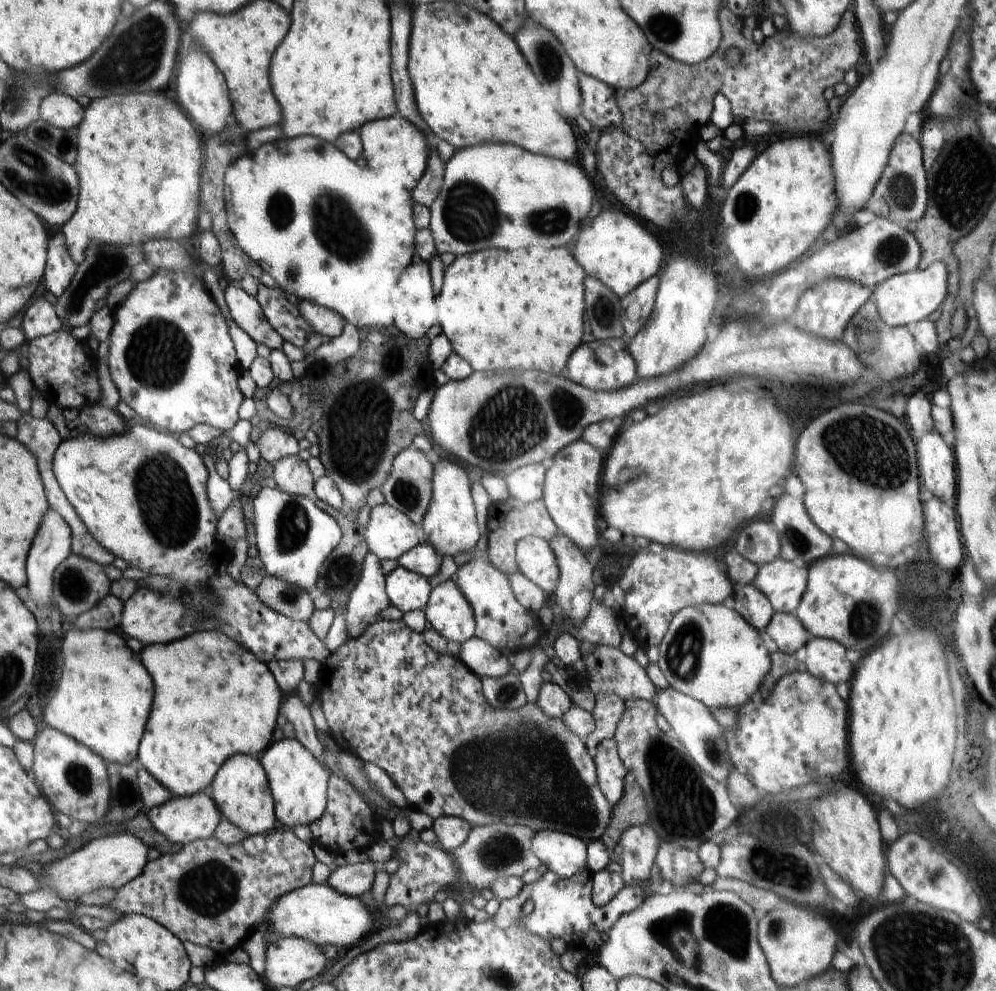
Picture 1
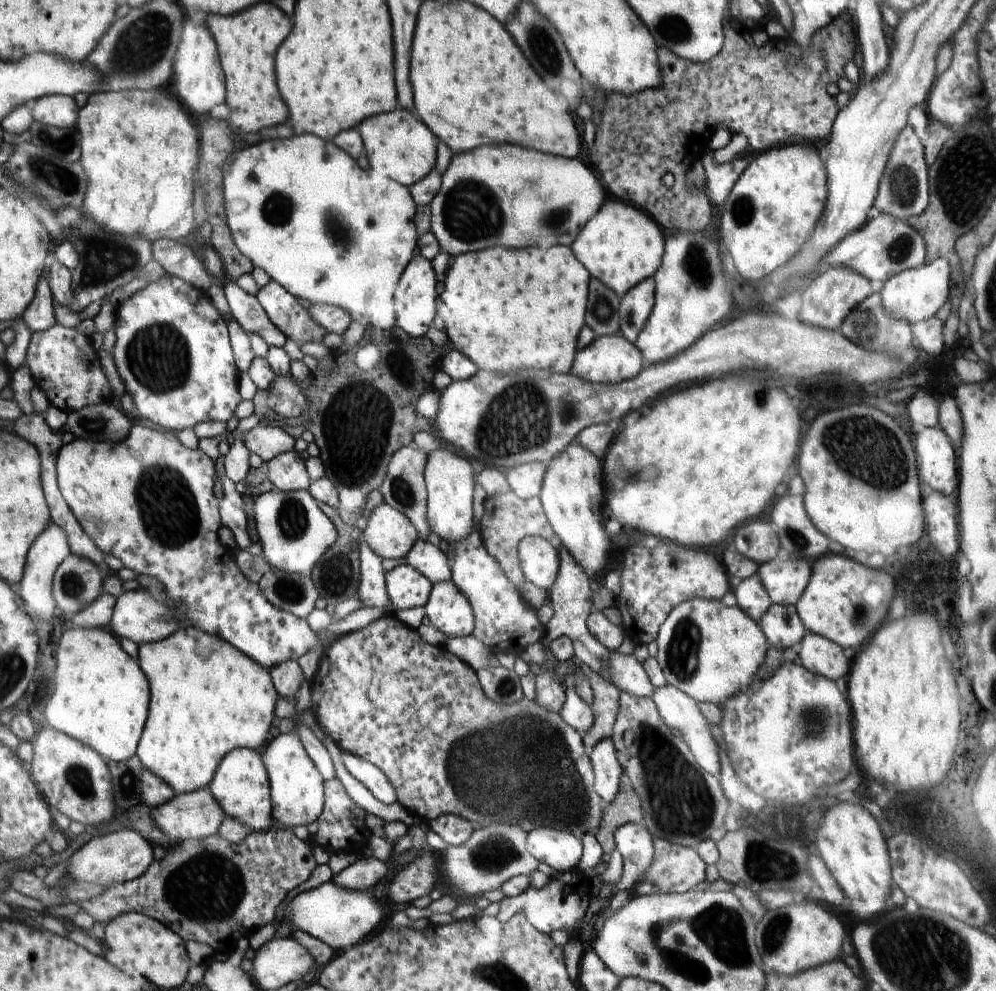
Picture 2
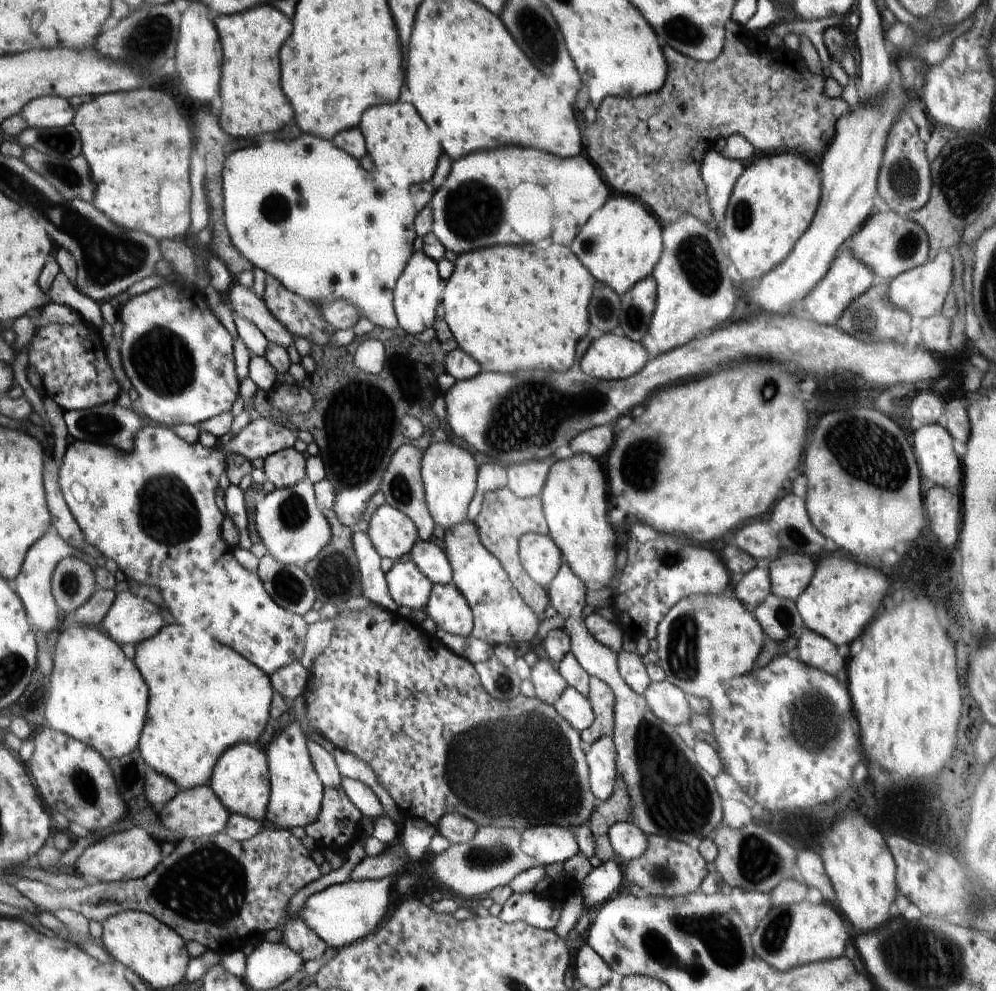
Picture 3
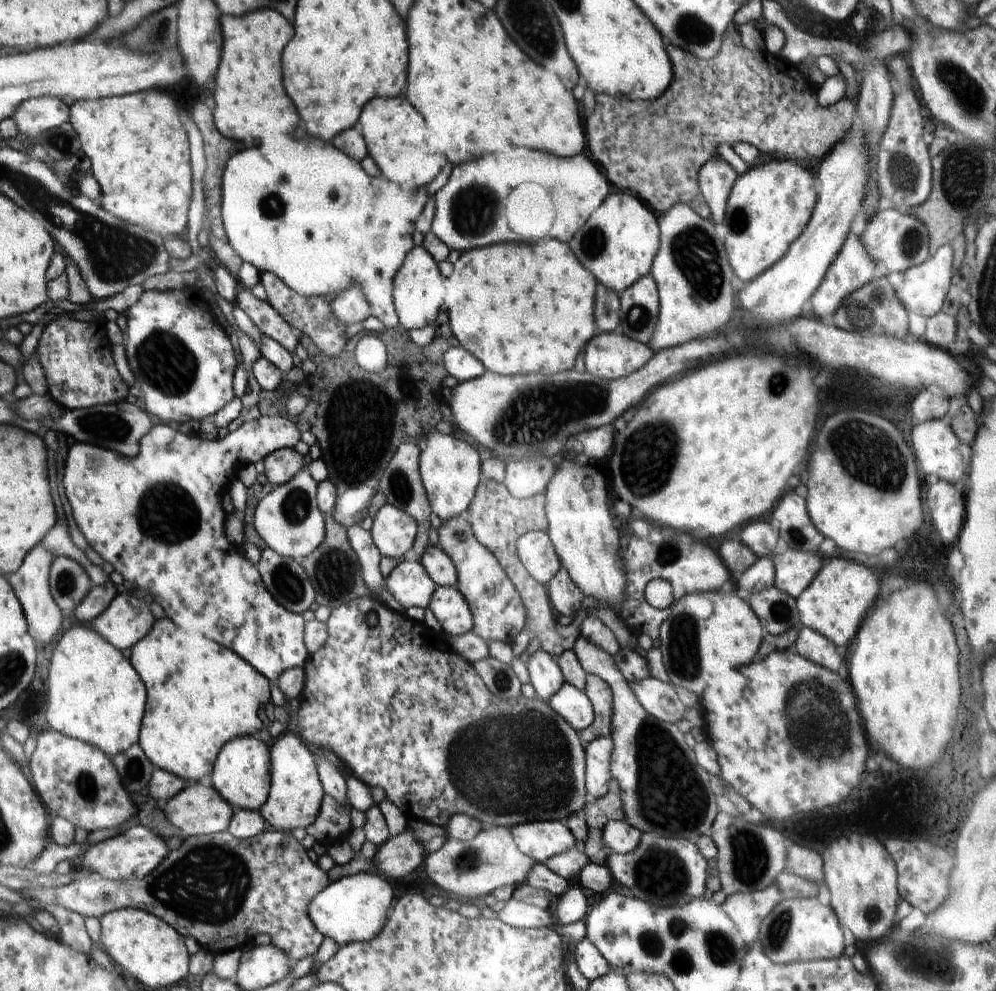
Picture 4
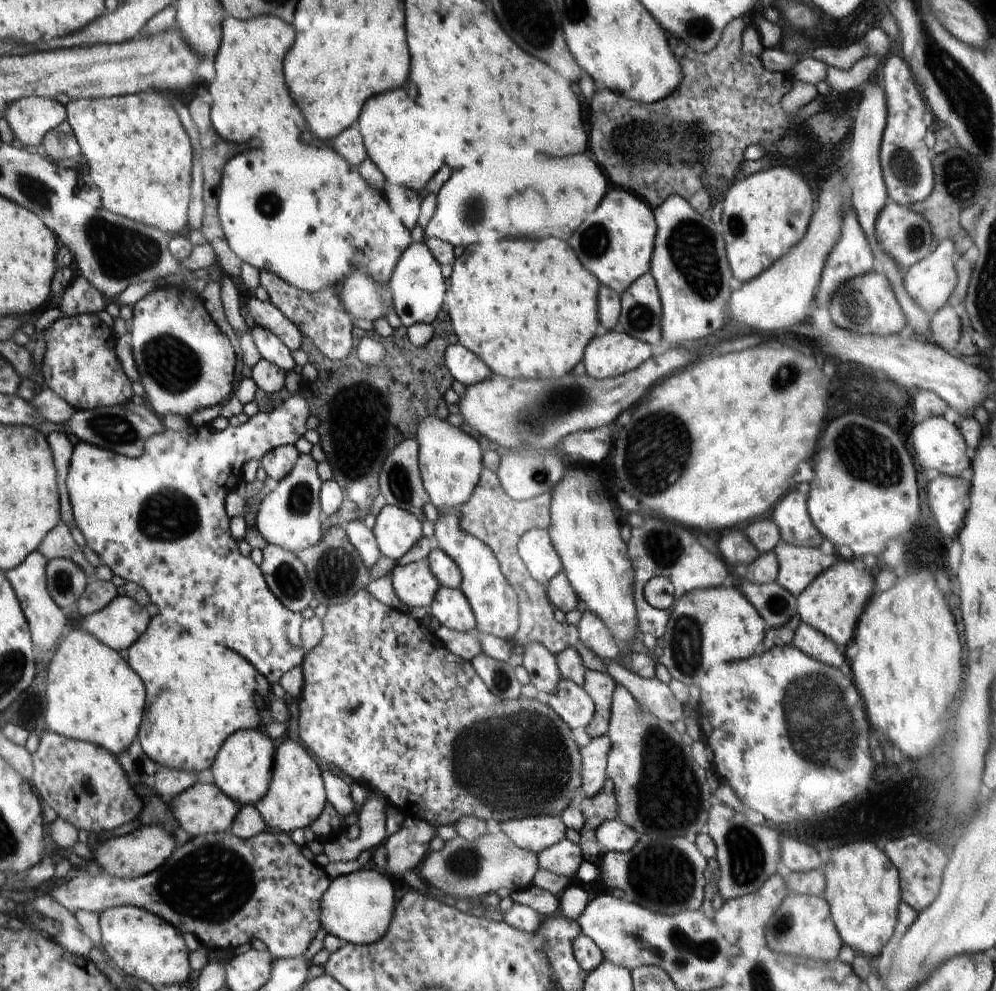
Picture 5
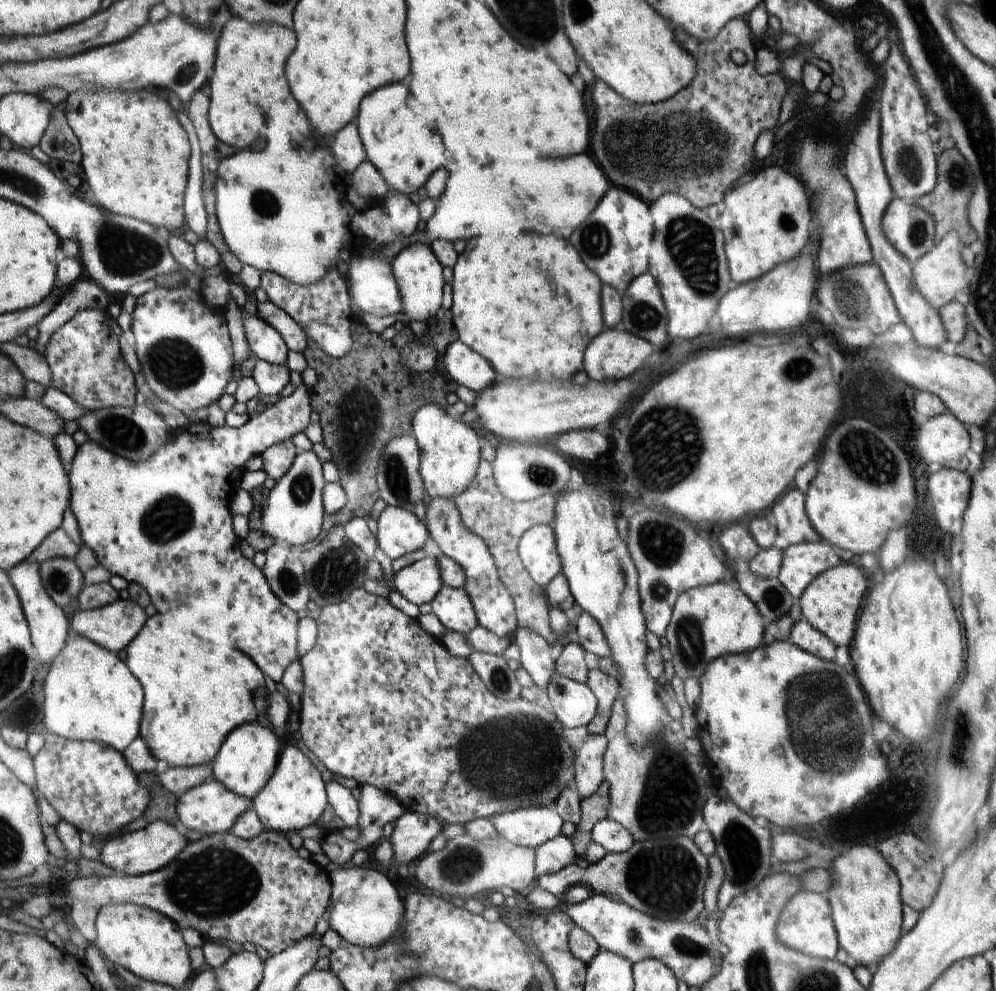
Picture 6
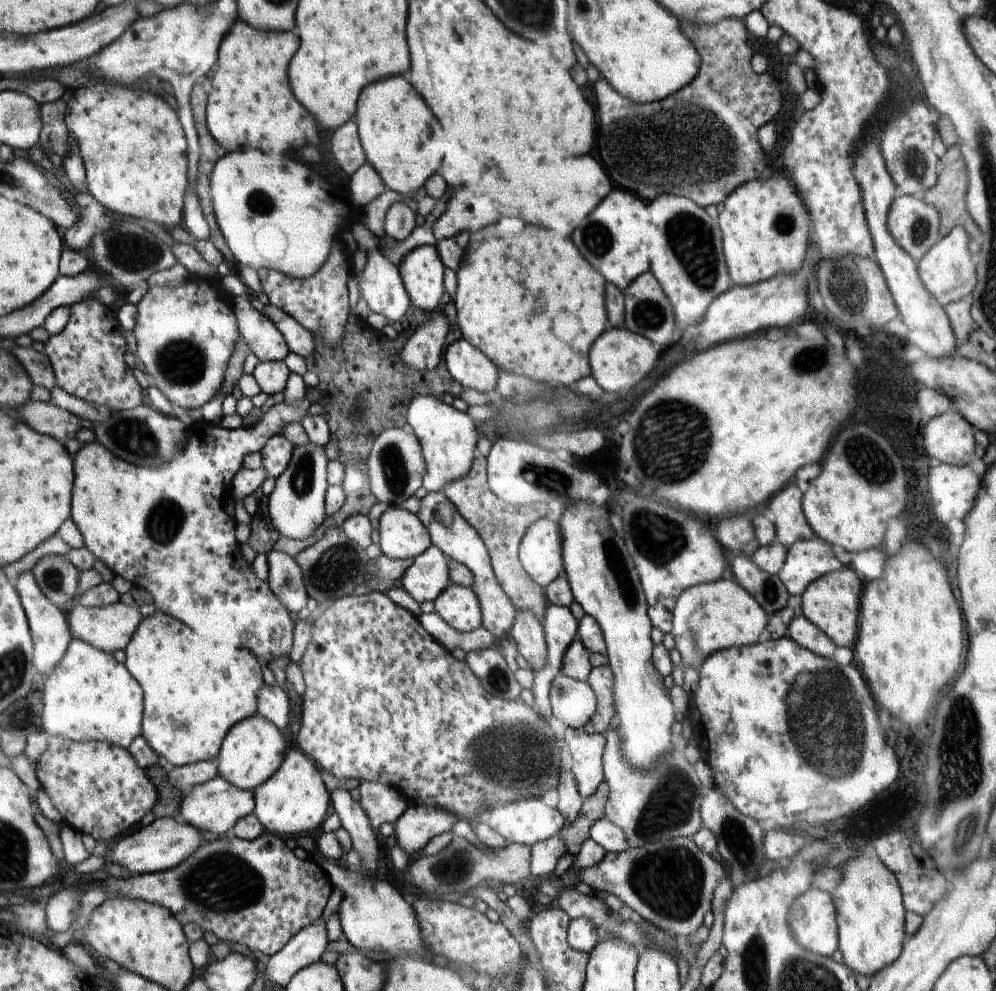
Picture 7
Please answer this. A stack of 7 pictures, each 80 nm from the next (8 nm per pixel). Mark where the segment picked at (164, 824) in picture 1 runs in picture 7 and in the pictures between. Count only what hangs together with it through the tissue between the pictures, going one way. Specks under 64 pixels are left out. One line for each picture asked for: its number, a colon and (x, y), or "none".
2: (196, 815)
3: (195, 812)
4: (196, 810)
5: (202, 809)
6: (210, 808)
7: (217, 806)

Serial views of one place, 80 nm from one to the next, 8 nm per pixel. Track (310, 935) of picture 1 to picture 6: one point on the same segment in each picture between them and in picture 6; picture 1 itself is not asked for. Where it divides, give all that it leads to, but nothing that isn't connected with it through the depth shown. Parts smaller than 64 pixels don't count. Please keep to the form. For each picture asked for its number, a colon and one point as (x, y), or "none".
2: (340, 917)
3: (345, 912)
4: (353, 908)
5: (357, 908)
6: (364, 909)

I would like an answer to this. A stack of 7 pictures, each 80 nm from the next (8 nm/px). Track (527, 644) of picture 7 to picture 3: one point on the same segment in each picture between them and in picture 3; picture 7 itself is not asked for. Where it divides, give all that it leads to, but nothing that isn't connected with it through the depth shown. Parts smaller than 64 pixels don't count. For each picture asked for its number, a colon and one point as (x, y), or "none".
3: (549, 685)
4: (546, 677)
5: (542, 665)
6: (535, 657)

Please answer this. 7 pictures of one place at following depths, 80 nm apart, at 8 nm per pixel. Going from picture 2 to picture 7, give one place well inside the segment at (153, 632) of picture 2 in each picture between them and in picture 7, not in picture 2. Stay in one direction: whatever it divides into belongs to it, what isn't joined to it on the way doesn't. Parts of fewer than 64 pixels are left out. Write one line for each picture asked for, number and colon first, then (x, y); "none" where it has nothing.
3: (132, 619)
4: (128, 619)
5: (120, 624)
6: (114, 626)
7: (112, 627)

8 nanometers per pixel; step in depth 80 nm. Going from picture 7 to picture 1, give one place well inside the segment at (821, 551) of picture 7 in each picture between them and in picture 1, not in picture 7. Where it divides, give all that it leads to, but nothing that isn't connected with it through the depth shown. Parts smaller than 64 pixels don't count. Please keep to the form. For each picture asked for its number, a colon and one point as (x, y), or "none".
1: (784, 583)
2: (785, 580)
3: (790, 575)
4: (794, 570)
5: (798, 566)
6: (801, 563)

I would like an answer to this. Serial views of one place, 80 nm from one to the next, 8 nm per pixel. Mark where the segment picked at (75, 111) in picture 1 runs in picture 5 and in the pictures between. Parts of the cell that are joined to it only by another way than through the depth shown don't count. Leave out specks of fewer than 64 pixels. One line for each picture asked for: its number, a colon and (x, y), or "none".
2: (61, 111)
3: (51, 111)
4: (36, 116)
5: (33, 119)

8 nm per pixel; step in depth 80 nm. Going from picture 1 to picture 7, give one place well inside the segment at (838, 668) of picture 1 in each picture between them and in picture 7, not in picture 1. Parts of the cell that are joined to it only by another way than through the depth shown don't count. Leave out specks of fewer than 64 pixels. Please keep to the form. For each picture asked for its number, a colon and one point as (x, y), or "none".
2: (818, 654)
3: (814, 650)
4: (810, 644)
5: (811, 641)
6: (803, 634)
7: (807, 634)

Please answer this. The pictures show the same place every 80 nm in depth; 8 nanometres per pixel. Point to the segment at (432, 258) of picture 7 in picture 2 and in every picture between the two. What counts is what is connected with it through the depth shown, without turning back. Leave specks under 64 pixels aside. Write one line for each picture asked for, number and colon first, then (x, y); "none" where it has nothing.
2: (414, 300)
3: (416, 295)
4: (418, 290)
5: (418, 288)
6: (418, 271)

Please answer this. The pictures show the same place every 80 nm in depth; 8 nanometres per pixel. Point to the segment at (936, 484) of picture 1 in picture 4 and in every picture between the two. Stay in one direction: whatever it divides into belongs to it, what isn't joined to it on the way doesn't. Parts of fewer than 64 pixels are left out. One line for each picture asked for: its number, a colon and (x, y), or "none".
2: (936, 457)
3: (933, 443)
4: (935, 443)

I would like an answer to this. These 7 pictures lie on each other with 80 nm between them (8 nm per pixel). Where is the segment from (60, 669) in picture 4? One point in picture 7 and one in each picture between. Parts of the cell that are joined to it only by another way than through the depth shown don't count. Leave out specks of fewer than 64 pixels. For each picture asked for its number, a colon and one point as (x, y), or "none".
5: (94, 696)
6: (91, 695)
7: (89, 697)

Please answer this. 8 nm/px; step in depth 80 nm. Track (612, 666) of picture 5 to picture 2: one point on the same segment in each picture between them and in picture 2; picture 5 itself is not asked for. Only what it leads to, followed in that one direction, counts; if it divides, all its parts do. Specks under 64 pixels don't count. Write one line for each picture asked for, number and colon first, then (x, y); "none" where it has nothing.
2: (679, 711)
3: (668, 702)
4: (659, 698)

